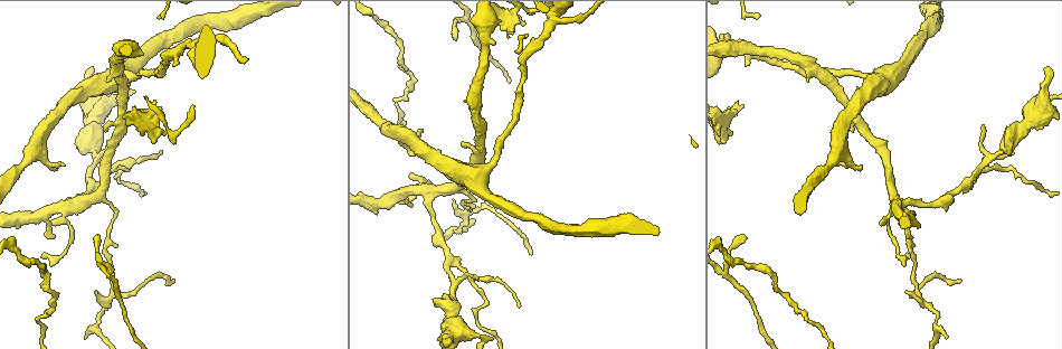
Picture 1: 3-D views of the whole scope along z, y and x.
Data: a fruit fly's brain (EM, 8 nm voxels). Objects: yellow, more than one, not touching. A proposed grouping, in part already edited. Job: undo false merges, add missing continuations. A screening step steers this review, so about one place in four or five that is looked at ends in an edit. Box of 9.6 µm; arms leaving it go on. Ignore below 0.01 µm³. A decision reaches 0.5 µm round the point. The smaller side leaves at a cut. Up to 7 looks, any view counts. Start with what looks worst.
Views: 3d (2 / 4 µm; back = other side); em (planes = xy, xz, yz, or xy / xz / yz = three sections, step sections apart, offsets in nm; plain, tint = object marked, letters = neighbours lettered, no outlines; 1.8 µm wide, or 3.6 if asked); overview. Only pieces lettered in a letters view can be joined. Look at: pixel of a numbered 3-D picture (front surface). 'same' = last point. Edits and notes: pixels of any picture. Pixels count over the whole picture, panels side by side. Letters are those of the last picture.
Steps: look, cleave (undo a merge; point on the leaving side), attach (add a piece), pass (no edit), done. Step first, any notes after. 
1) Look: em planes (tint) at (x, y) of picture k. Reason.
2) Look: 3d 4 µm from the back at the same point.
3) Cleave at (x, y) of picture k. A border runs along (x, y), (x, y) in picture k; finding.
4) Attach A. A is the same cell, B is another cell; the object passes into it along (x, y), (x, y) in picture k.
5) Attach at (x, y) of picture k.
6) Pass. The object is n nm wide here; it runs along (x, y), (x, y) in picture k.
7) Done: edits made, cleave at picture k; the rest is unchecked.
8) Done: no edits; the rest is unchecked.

Look: em planes (letters) at (71, 201) of picture 1. Abrupt turn.

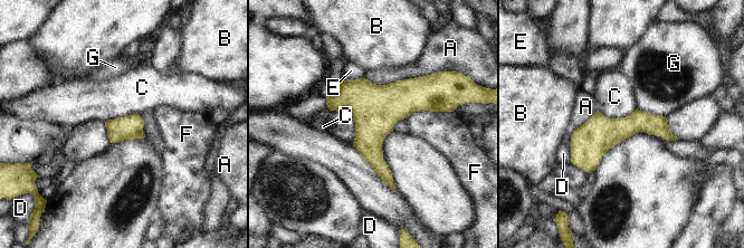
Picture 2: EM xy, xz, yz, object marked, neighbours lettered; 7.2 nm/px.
Pass. A, B, C, D, E, F and G are other cells; a border runs along (637, 108), (617, 117), (598, 111) in picture 2; all the same neuron.

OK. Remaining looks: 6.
Look: em planes (letters) at (507, 35) of picture 1. Free end.

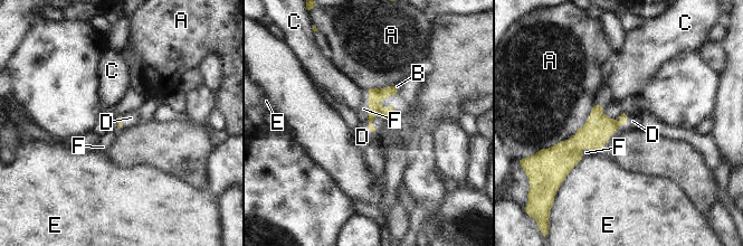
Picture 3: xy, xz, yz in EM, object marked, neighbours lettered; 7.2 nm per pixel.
Pass. A, B, C, D, E and F are other cells; a border runs along (387, 120), (368, 129) in picture 3; none of them fits.

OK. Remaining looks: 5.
Look: em planes (letters) at (983, 124) of picture 1. Thin end.

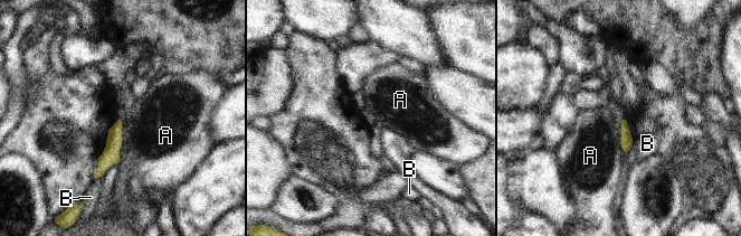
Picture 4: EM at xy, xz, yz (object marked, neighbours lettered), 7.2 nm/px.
Pass. A and B are other cells; a border runs along (119, 120), (121, 148), (116, 163) in picture 4; none of them fits.

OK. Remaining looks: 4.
Done: no edits; the rest is unchecked.

